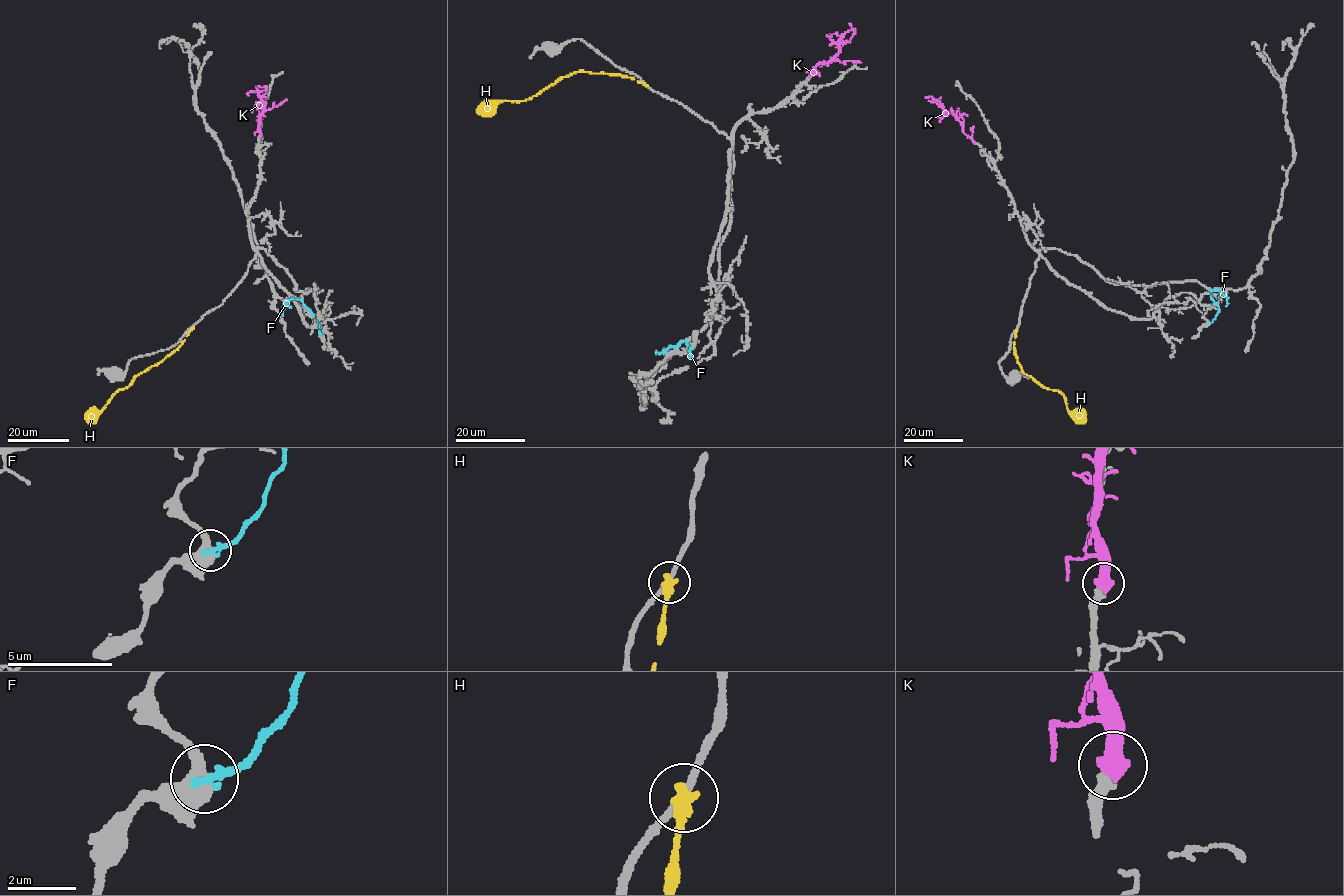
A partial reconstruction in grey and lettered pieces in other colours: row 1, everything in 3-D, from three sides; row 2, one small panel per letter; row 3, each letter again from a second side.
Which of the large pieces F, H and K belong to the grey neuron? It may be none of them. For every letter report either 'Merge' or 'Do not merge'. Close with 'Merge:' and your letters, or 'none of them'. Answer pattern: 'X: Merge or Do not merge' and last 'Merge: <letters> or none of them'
F: Do not merge
H: Do not merge
K: Merge
Merge: K

